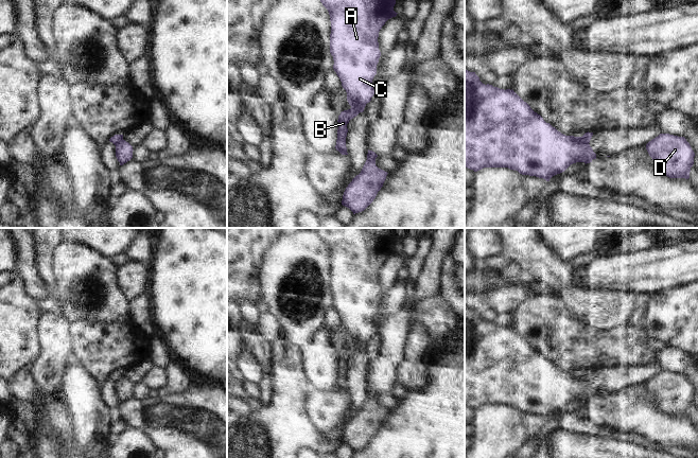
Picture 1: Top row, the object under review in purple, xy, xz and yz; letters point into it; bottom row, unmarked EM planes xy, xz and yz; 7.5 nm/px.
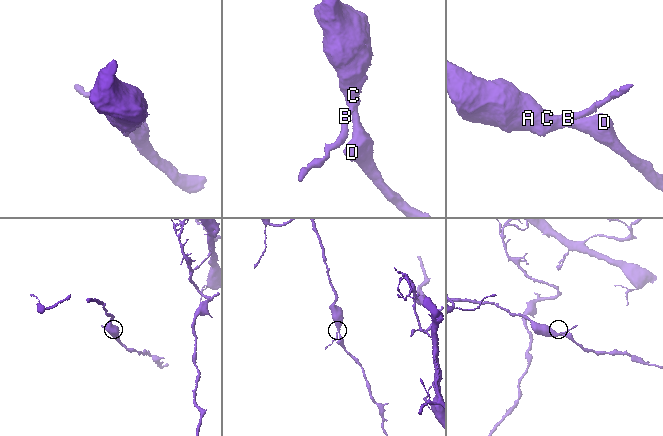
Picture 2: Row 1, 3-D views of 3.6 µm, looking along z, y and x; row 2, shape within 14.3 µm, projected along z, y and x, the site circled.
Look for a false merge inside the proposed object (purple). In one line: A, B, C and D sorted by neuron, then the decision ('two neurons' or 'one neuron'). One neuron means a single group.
A C D / B | two neurons

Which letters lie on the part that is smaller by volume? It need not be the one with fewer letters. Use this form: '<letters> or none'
B

